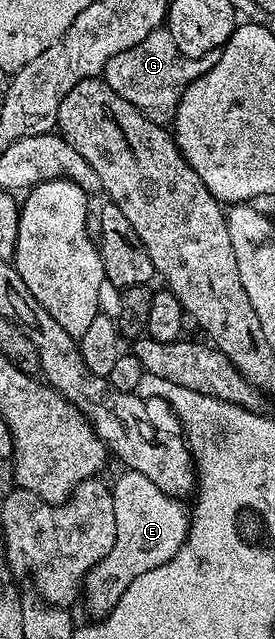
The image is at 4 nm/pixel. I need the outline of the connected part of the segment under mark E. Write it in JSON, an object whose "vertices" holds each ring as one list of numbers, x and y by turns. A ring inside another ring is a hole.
{"vertices":[[124,471,116,482,111,482,110,488,116,520,114,547,110,547,110,555,99,561,82,582,83,588,88,588,88,609,100,613,96,615,107,615,138,575,174,559,188,539,190,524,185,502,158,491,146,475]]}

